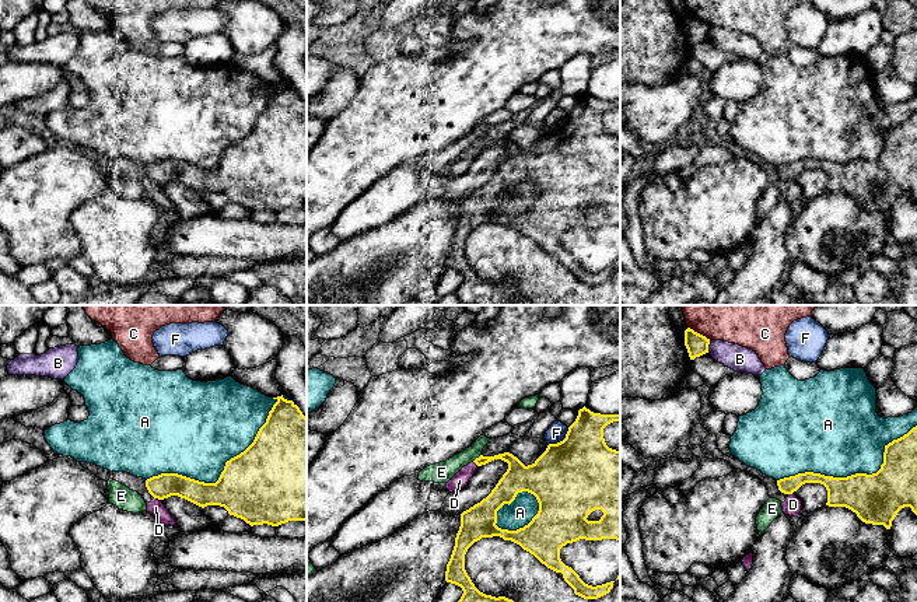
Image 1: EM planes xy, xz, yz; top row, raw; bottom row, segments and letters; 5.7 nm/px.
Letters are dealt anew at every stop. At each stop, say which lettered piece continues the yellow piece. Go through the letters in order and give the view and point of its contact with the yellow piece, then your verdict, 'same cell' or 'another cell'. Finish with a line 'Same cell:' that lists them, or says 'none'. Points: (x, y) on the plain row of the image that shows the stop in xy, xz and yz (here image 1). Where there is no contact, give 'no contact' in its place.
A: meets yellow in xy at (221, 158); another cell
B: meets yellow in yz at (707, 32); another cell
C: meets yellow in yz at (699, 20); another cell
D: meets yellow in xy at (157, 184); another cell
E: meets yellow in xz at (476, 144); another cell
F: meets yellow in xz at (563, 126); another cell
Same cell: none

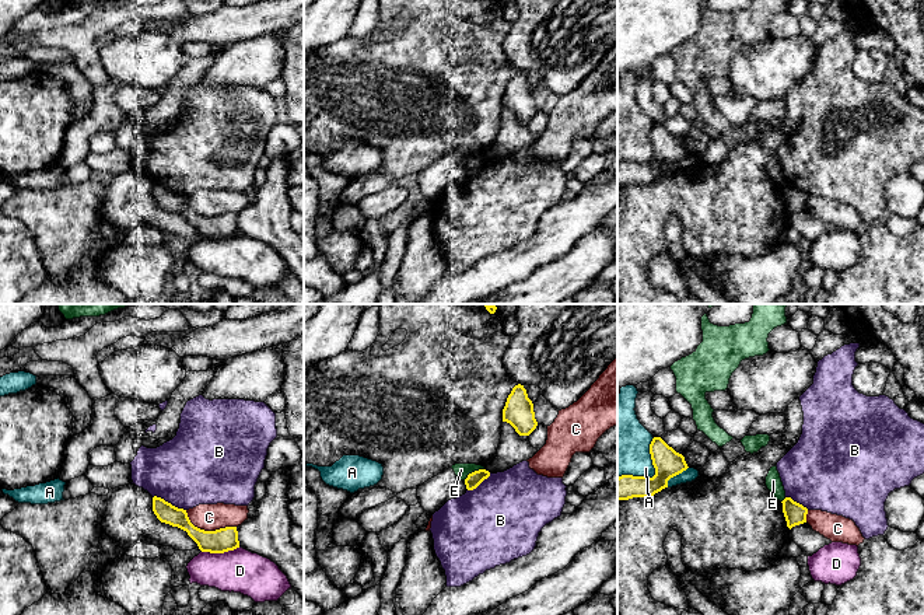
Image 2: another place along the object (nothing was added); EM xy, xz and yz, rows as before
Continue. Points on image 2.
A: meets yellow in yz at (655, 160); another cell
B: meets yellow in xy at (170, 189); another cell
C: meets yellow in xy at (207, 217); another cell
D: meets yellow in xy at (220, 238); another cell
E: meets yellow in xz at (472, 159); another cell
Same cell: none

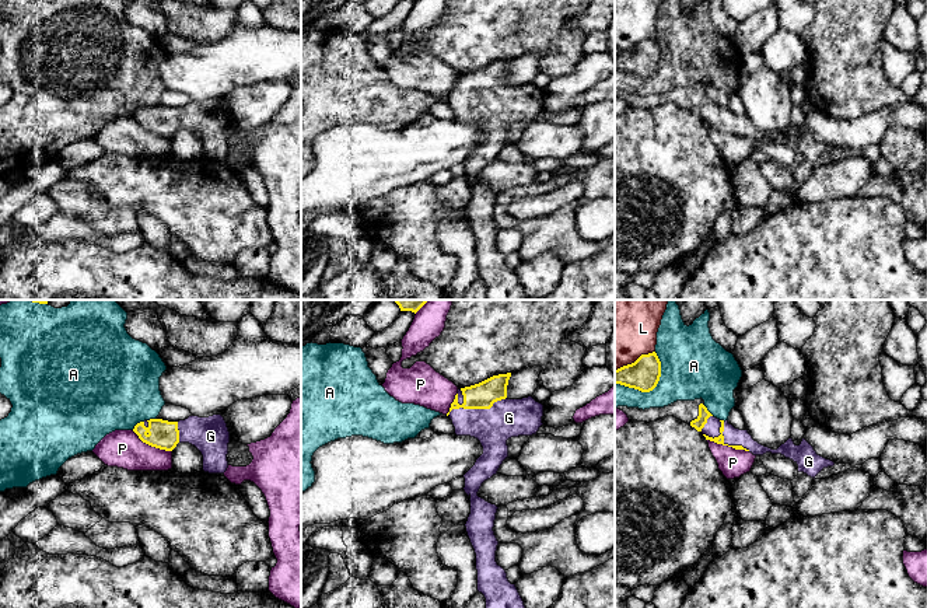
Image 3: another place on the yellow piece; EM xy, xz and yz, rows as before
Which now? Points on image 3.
A: meets yellow in yz at (651, 76); another cell
G: meets yellow in xz at (476, 94); same cell
L: meets yellow in yz at (636, 46); another cell
P: meets yellow in yz at (728, 132); another cell
Same cell: G

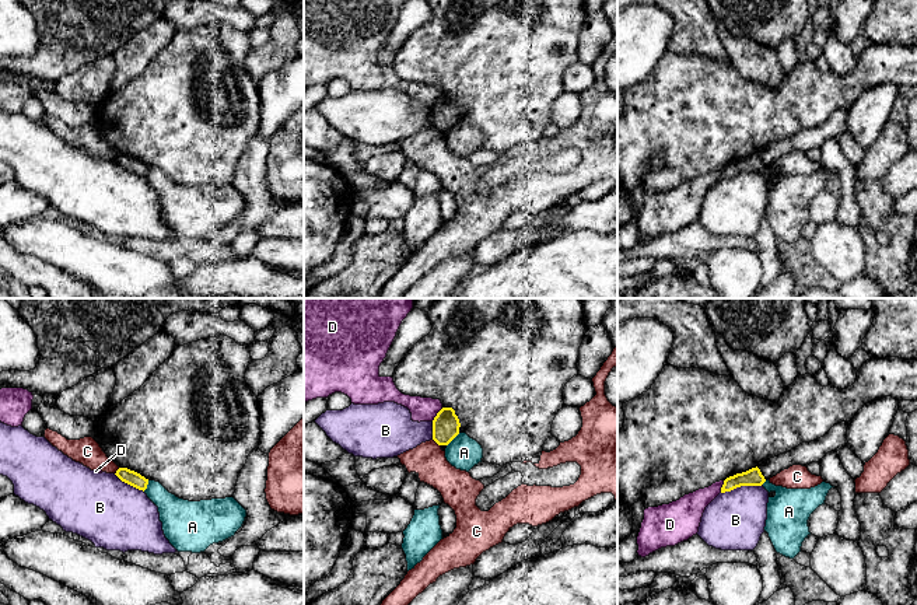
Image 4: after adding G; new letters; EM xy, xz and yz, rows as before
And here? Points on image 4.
A: meets yellow in xz at (452, 125); another cell
B: meets yellow in yz at (741, 171); another cell
C: meets yellow in xz at (437, 129); another cell
D: meets yellow in xz at (437, 101); another cell
Same cell: none

